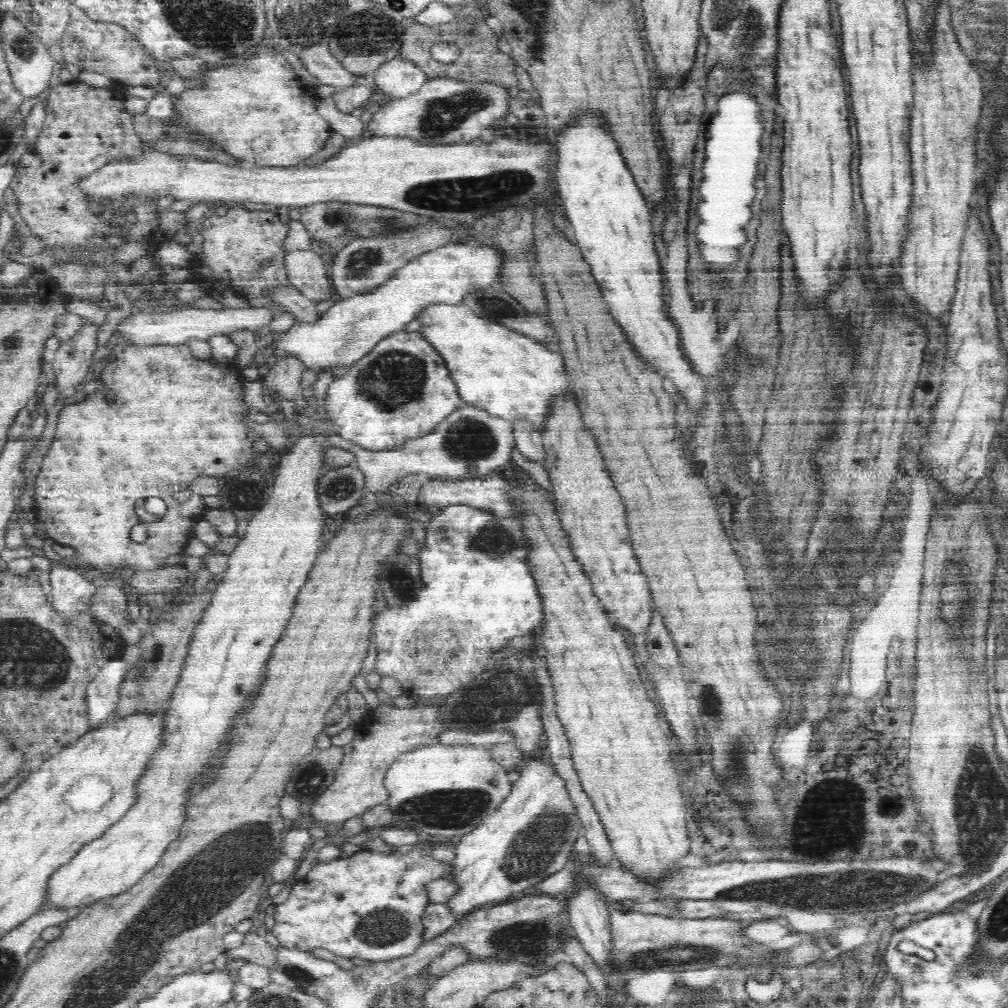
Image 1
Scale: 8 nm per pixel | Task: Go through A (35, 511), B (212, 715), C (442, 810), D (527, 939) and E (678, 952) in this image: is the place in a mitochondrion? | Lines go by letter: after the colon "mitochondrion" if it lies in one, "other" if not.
A: other
B: other
C: mitochondrion
D: mitochondrion
E: mitochondrion

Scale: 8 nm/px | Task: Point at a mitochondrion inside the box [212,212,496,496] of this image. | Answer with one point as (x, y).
(392, 379)

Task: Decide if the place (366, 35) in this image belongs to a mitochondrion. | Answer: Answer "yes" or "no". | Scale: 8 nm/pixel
yes

